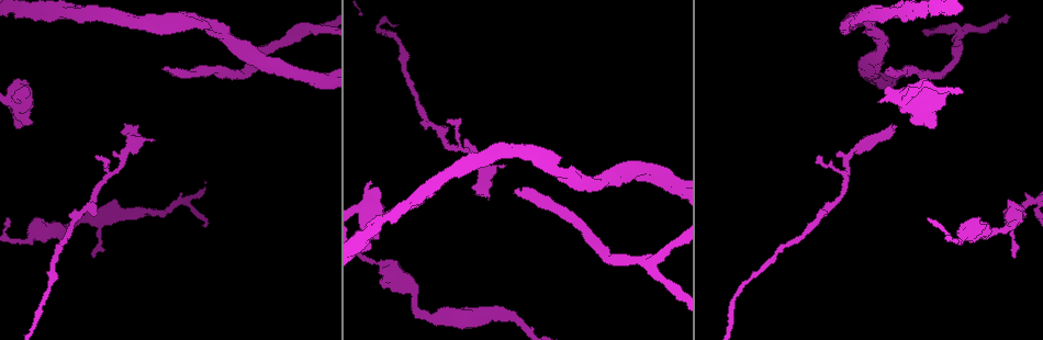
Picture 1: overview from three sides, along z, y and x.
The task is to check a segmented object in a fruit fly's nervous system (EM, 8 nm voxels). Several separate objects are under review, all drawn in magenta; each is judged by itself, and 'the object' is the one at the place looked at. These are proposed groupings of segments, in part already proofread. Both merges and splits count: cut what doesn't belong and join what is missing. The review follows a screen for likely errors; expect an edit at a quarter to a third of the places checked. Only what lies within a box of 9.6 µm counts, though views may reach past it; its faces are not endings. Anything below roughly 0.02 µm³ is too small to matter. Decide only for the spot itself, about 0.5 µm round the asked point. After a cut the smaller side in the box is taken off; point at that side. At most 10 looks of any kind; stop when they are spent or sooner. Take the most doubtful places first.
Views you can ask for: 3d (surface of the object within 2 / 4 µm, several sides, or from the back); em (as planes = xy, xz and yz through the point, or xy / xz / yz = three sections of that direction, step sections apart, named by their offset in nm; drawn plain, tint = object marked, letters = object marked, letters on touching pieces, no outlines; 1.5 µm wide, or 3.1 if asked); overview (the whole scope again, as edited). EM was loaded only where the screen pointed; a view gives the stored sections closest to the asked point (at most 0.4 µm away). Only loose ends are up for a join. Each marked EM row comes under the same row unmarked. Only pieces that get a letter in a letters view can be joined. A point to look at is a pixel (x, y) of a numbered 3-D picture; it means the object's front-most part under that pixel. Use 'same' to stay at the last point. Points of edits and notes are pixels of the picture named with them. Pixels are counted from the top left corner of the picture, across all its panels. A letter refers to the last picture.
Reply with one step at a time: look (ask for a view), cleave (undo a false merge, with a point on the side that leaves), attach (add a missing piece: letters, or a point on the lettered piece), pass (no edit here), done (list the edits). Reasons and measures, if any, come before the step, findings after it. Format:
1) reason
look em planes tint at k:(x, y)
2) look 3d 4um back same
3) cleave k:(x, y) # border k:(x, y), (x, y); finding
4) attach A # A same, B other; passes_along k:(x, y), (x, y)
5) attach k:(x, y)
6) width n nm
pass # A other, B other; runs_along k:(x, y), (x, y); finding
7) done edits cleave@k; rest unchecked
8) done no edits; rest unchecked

branch stops here
look em planes letters at 1:(516, 189)

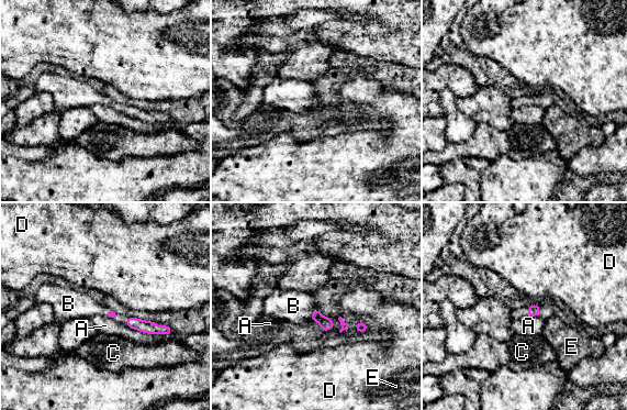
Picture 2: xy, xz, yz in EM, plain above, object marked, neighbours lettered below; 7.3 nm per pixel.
attach B # A other, B same, C other, D other, E other; passes_along 2:(326, 323), (312, 313), (293, 306); the neuron continues

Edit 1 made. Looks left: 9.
look overview

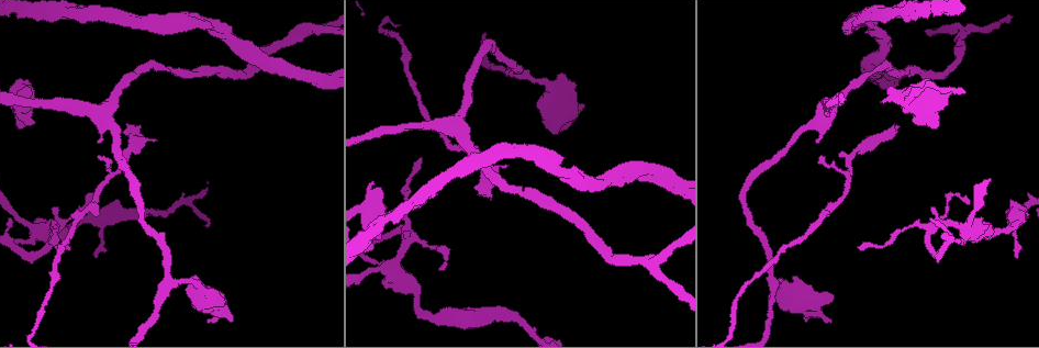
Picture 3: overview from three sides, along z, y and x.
free end
look 3d 2um at 3:(898, 127)

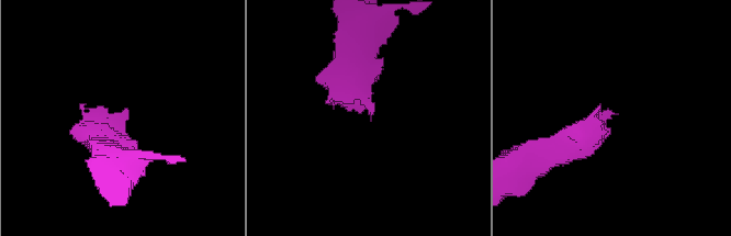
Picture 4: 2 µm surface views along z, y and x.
look em planes tint at 4:(373, 111)

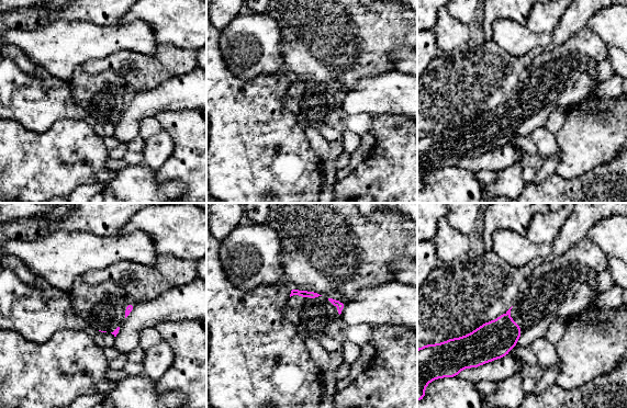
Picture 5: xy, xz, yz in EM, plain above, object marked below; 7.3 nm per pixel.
look em planes letters same

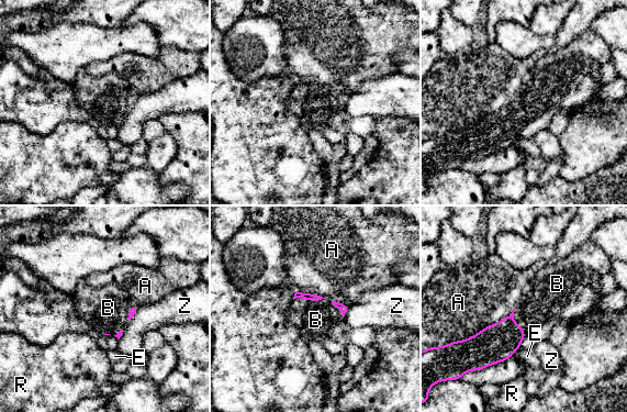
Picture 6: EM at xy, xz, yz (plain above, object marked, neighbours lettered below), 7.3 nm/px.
attach B # A other, B same, E other, R other, Z other; passes_along 6:(298, 294), (309, 299), (315, 320); the neuron continues

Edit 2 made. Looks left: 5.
see it whole again
look overview

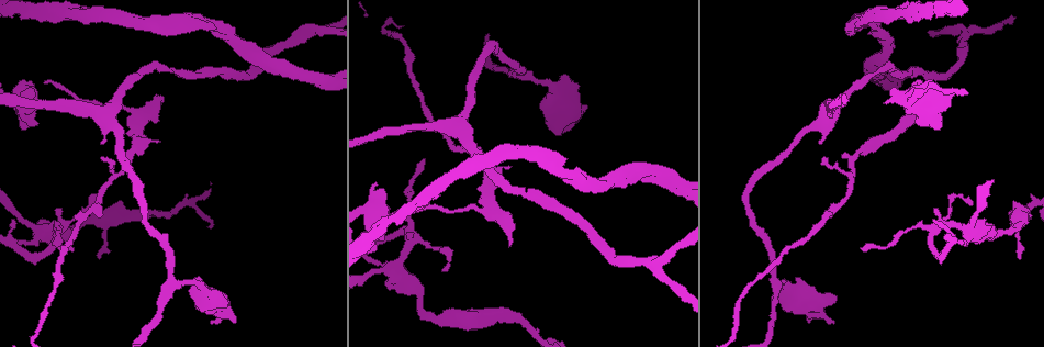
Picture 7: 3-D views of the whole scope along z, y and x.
a fork
look 3d 2um at 7:(305, 32)

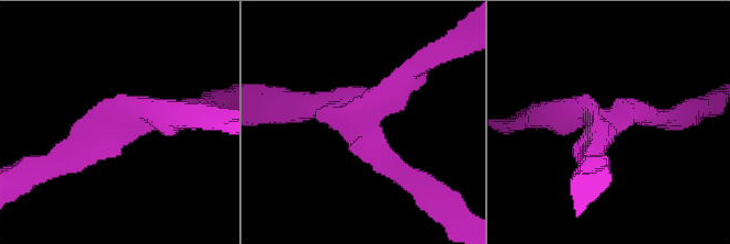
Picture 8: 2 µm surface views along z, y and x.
arms 3; arm_widths 190, 220, 220 nm; shape alone is not enough
look em planes tint at 8:(108, 128)

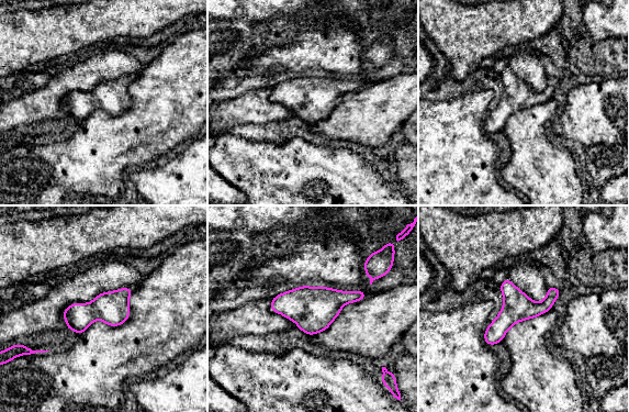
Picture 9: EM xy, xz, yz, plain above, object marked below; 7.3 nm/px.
see the neighbours
look em planes letters same

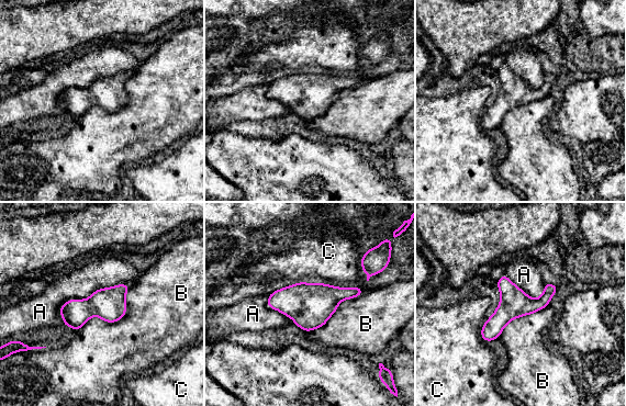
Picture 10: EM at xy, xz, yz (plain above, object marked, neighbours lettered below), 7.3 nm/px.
longest_contact A 600 nm
pass # A other, B other, C other; border 10:(130, 284), (121, 318), (77, 331); continuous, no second neuron

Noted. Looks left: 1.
done edits attach@2, attach@6; rest unchecked

